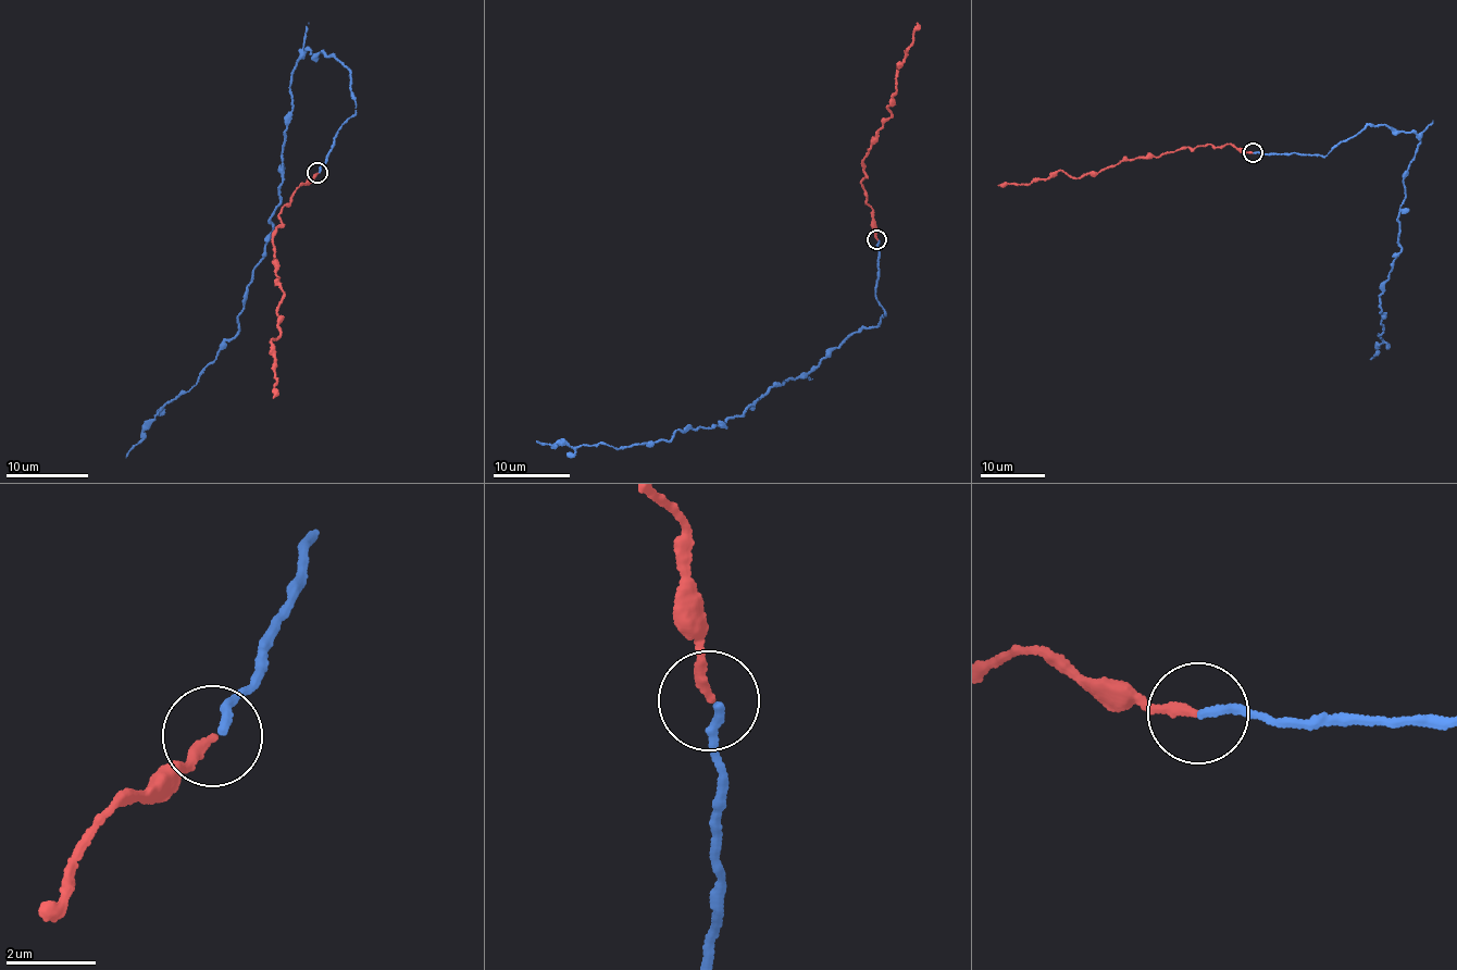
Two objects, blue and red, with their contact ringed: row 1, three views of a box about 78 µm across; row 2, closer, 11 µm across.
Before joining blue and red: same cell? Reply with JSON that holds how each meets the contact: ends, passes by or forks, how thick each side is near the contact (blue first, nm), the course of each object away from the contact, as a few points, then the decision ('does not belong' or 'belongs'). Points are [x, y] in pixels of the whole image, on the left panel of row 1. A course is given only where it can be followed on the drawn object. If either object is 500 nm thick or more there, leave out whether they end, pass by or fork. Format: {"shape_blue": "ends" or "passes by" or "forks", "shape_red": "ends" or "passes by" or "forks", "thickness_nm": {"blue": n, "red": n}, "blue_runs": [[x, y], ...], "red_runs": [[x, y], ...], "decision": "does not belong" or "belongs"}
{"shape_blue": "ends", "shape_red": "ends", "thickness_nm": {"blue": 180, "red": 200}, "blue_runs": [[318, 172], [357, 104], [348, 67], [308, 50], [291, 78], [281, 204], [239, 331], [126, 458]], "red_runs": [[318, 172], [283, 206], [271, 238], [283, 291], [281, 334], [270, 343], [274, 398]], "decision": "belongs"}

